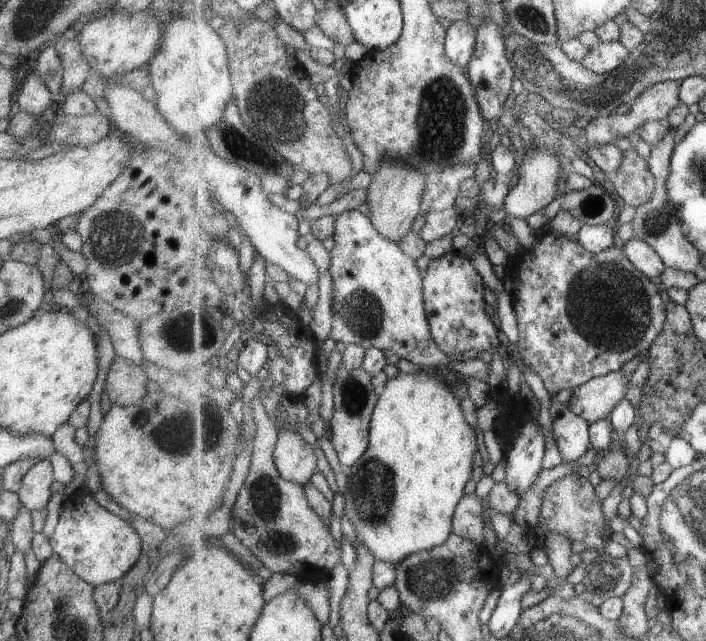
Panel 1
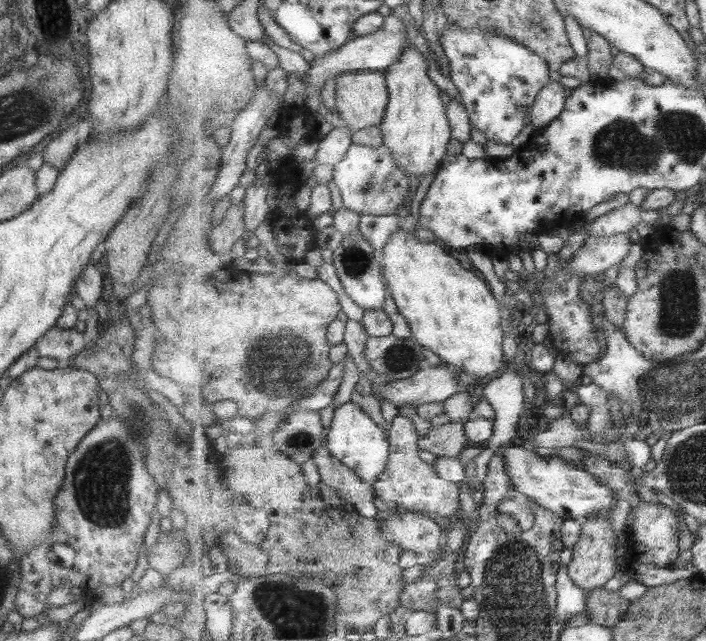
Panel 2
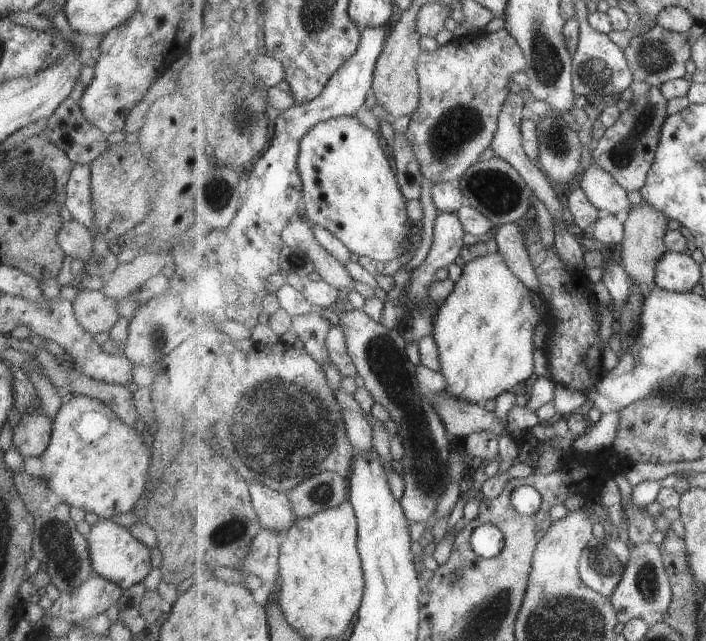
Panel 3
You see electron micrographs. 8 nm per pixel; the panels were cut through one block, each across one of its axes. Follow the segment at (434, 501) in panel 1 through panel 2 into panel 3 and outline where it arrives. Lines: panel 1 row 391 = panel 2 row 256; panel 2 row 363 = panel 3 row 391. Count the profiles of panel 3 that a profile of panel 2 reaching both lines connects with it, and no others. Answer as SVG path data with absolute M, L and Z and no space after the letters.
M488 254L482 258L466 263L460 279L456 282L455 291L440 306L435 317L432 336L438 350L441 373L447 382L447 392L458 400L482 405L489 400L496 400L508 390L521 389L524 381L535 373L535 326L541 316L535 310L529 288L521 282L505 263L501 254Z

